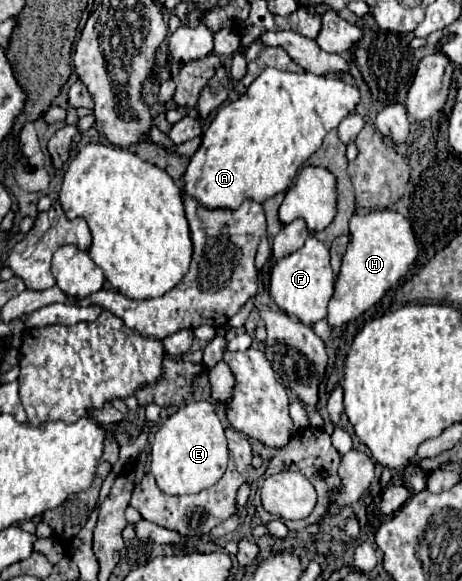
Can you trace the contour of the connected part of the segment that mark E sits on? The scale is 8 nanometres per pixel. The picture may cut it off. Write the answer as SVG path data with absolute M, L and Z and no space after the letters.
M192 401L180 407L158 429L150 459L150 473L166 495L194 495L218 483L228 465L228 445L216 409L208 401Z

